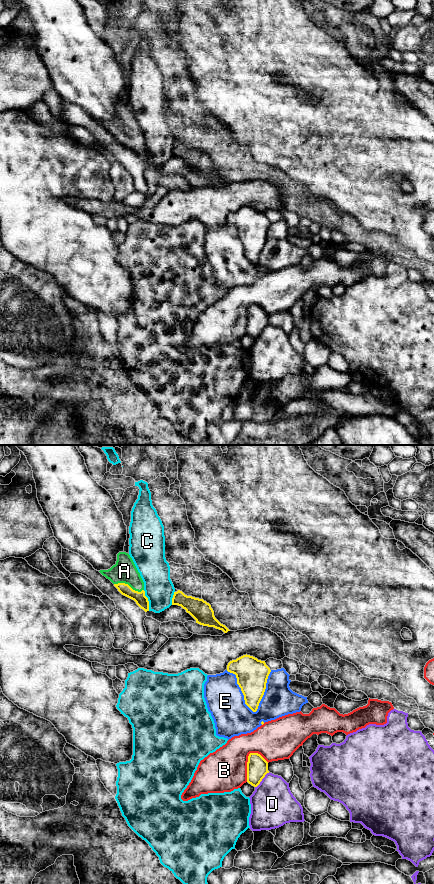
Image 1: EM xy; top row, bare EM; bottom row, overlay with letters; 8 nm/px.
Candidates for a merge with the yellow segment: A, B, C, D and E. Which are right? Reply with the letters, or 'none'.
A

